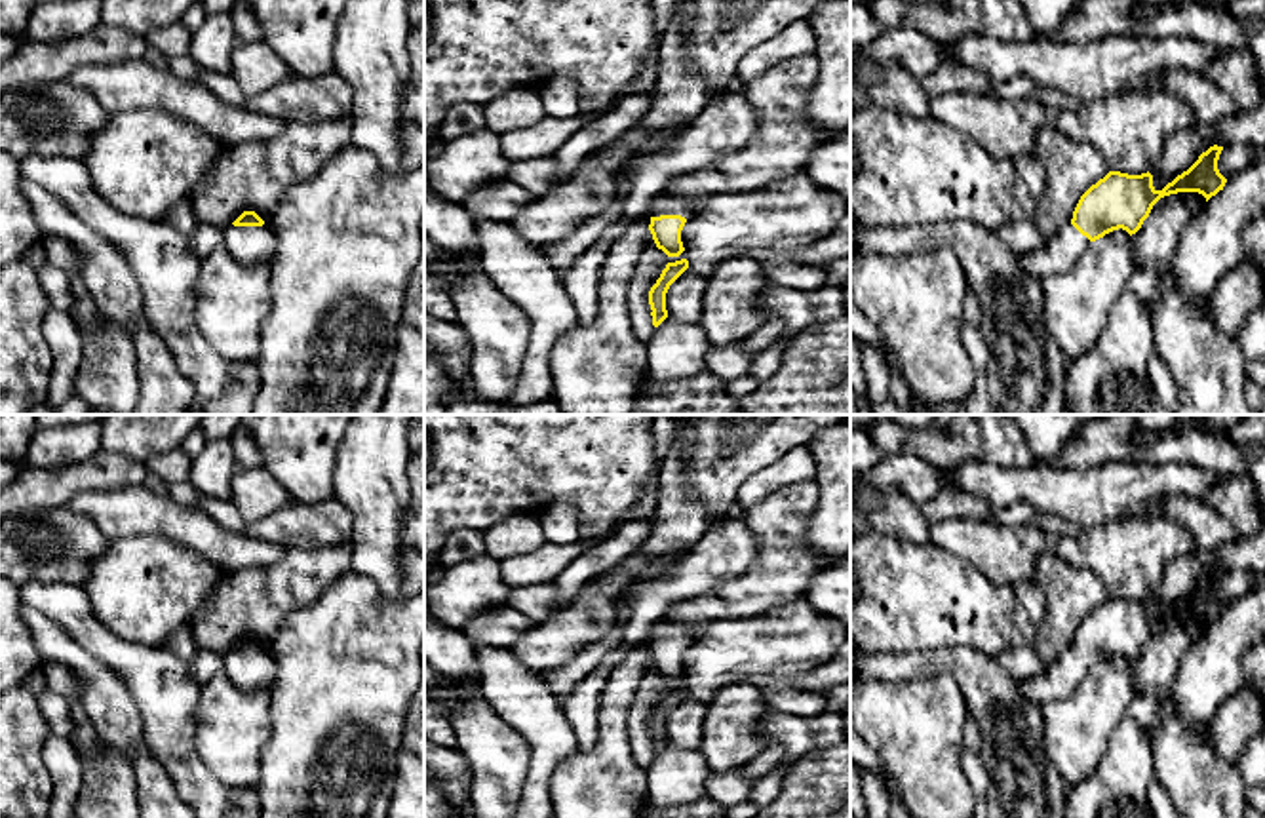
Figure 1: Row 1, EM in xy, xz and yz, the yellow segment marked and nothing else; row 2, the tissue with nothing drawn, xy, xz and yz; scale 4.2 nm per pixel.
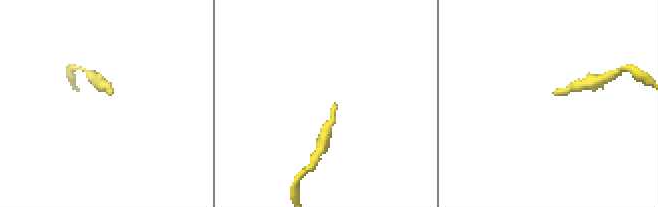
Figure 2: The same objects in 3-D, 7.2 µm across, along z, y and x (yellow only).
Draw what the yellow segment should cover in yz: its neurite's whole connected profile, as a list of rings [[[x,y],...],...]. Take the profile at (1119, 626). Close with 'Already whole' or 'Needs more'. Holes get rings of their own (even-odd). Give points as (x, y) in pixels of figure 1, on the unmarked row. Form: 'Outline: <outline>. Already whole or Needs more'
Outline: [[[1210,573],[1198,586],[1162,616],[1153,613],[1153,601],[1109,597],[1079,626],[1073,645],[1061,652],[1041,675],[1018,681],[1020,692],[1044,706],[1065,698],[1084,677],[1113,656],[1136,660],[1153,632],[1170,620],[1198,618],[1206,628],[1223,616],[1227,605],[1217,595],[1223,573]]]. Needs more

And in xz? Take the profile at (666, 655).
Outline: [[[658,620],[651,632],[649,656],[658,675],[668,683],[679,683],[685,673],[681,668],[681,656],[689,645],[692,645],[702,632],[679,626],[670,620]]]. Needs more

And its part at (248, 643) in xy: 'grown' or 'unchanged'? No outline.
grown

